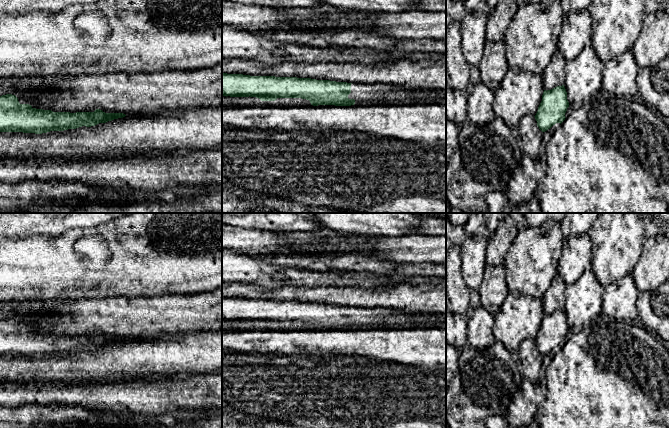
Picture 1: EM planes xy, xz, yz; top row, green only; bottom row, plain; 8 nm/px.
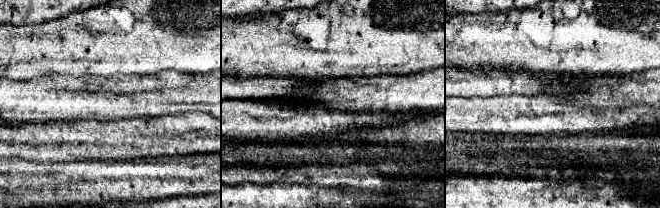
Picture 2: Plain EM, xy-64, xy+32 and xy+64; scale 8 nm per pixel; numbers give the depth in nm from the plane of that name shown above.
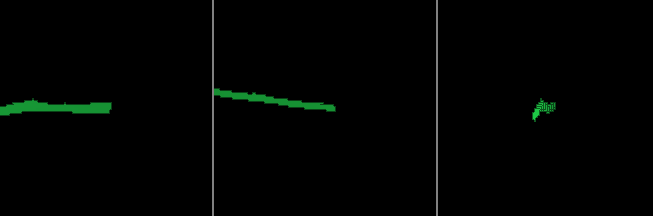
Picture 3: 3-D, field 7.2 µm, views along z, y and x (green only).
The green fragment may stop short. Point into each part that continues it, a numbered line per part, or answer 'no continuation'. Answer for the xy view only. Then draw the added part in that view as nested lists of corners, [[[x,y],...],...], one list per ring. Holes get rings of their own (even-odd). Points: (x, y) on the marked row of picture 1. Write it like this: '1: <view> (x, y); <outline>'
no continuation

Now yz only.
no continuation

